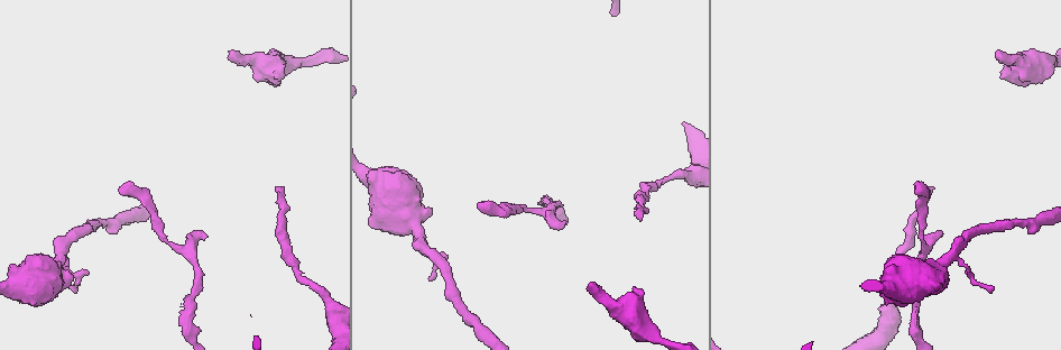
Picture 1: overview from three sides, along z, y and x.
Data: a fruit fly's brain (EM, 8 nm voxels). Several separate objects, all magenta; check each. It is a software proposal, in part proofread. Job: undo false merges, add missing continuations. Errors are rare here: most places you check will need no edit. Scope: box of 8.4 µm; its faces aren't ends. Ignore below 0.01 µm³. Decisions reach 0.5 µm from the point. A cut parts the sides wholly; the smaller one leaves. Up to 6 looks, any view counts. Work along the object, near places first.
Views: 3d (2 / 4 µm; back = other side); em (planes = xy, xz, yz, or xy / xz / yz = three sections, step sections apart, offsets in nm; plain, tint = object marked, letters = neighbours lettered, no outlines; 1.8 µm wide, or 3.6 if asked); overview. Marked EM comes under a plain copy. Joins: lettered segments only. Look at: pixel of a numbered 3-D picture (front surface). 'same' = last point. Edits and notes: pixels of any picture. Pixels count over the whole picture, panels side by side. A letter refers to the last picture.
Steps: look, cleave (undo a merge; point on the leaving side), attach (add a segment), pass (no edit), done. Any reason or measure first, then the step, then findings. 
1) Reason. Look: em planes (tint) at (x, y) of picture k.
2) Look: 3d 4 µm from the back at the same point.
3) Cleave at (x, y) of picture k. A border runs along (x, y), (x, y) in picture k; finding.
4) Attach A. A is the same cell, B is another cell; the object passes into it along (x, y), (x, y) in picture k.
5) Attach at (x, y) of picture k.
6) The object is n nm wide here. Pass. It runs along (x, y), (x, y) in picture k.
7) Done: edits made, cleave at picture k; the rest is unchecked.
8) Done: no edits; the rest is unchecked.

Tapers out. Look: 3d 4 µm at (208, 236) of picture 1.

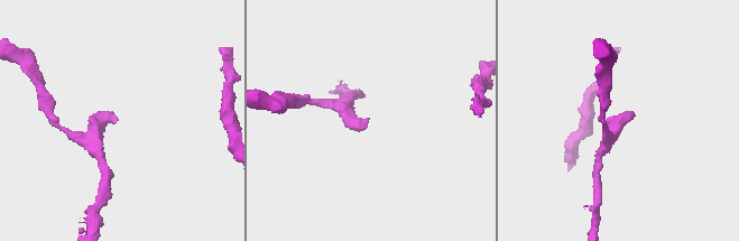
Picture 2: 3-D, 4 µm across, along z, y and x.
Need the tissue. Look: em xy step 8 (tint) at (117, 118) of picture 2.

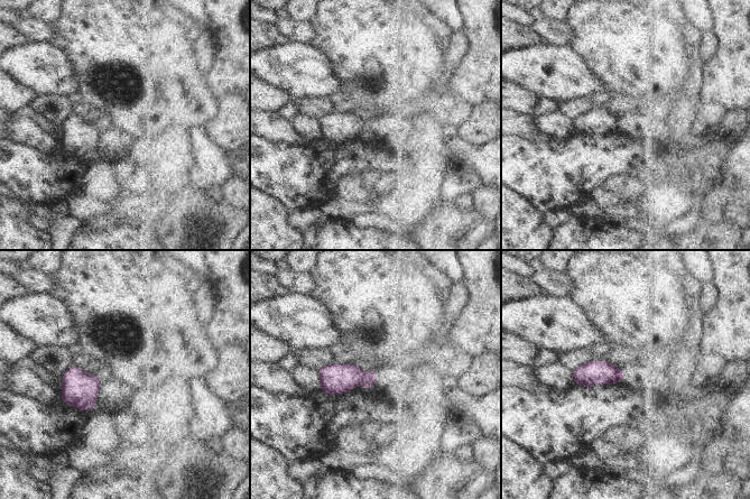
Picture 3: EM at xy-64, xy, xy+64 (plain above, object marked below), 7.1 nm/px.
Another direction. Look: em planes (letters) at the same point.

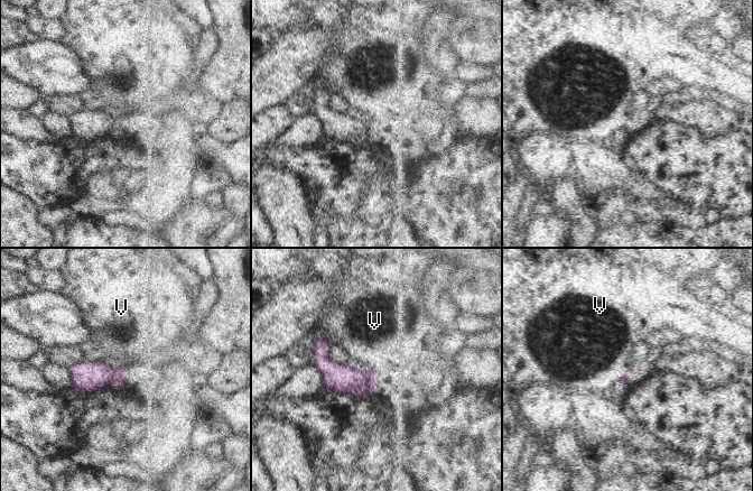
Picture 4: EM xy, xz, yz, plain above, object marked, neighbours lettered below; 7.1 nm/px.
The longest contact is with V, 60 nm. Pass. V is another cell; no lettered segment goes on from it.

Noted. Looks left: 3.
An open end. Look: em xy step 4 (tint) at (639, 221) of picture 1.

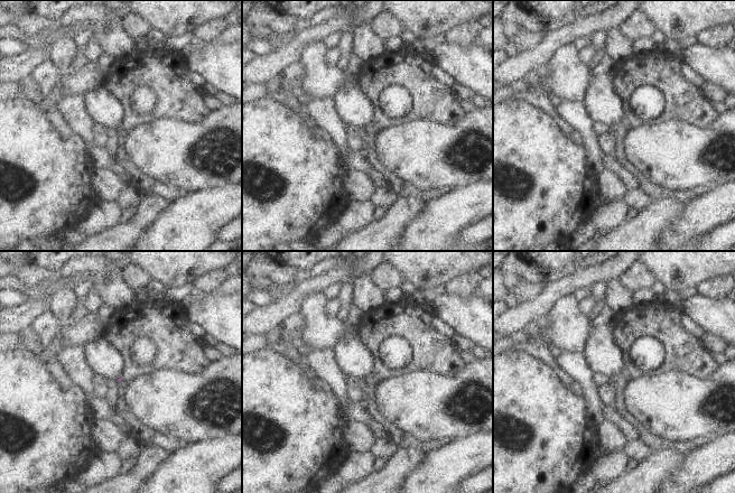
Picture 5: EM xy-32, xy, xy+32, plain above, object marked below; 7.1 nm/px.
Another direction. Look: em planes (letters) at the same point.

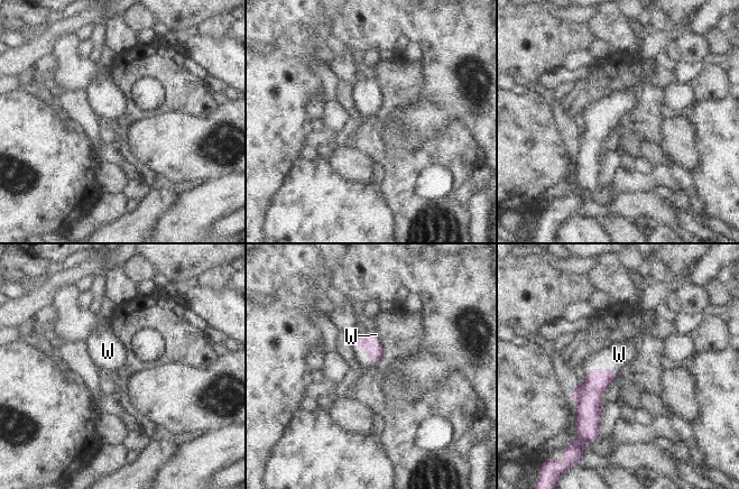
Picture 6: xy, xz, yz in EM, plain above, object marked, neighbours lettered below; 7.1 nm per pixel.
The longest contact is with W, 220 nm. Attach W. W is the same cell; the object passes into it along (588, 393), (601, 369), (619, 354) in picture 6; it goes on there.

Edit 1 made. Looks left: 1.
Done: edits made, attach at picture 6; the rest is unchecked.

